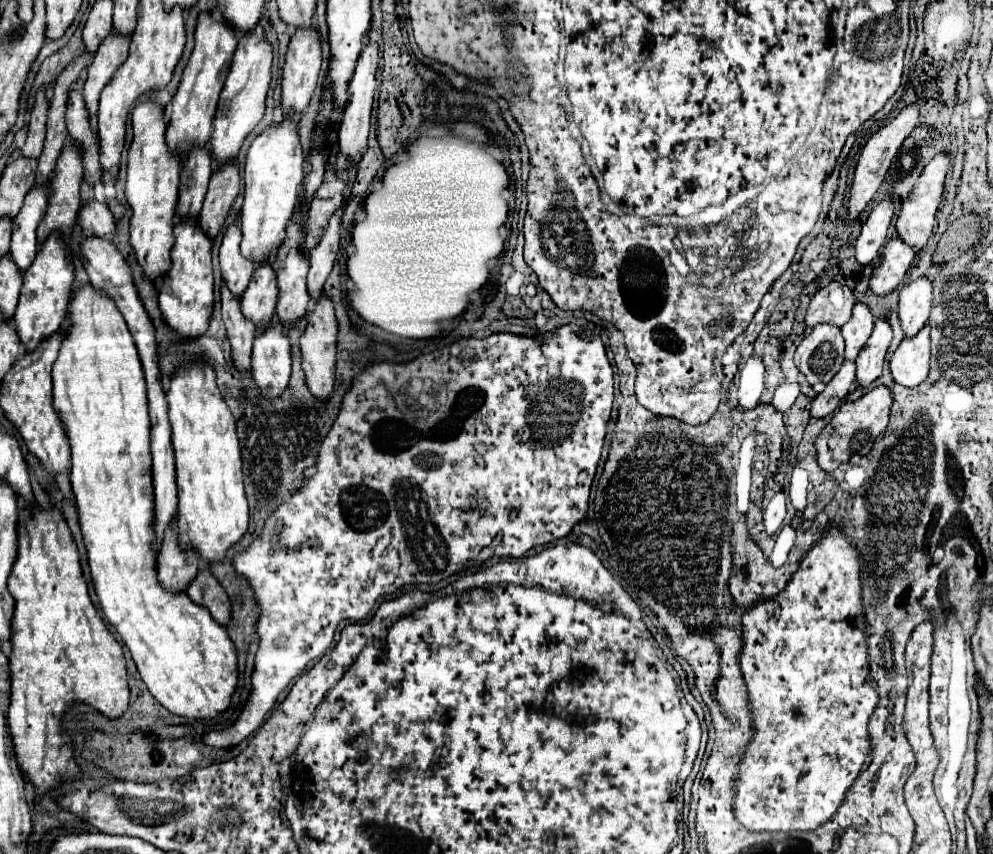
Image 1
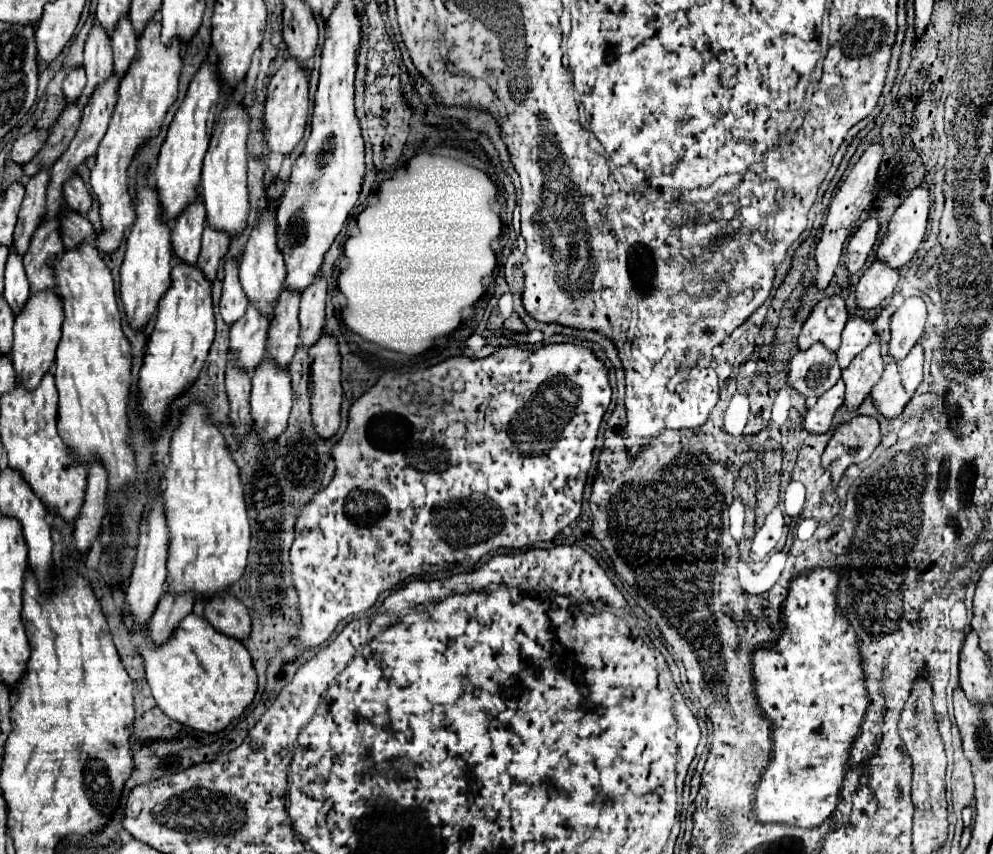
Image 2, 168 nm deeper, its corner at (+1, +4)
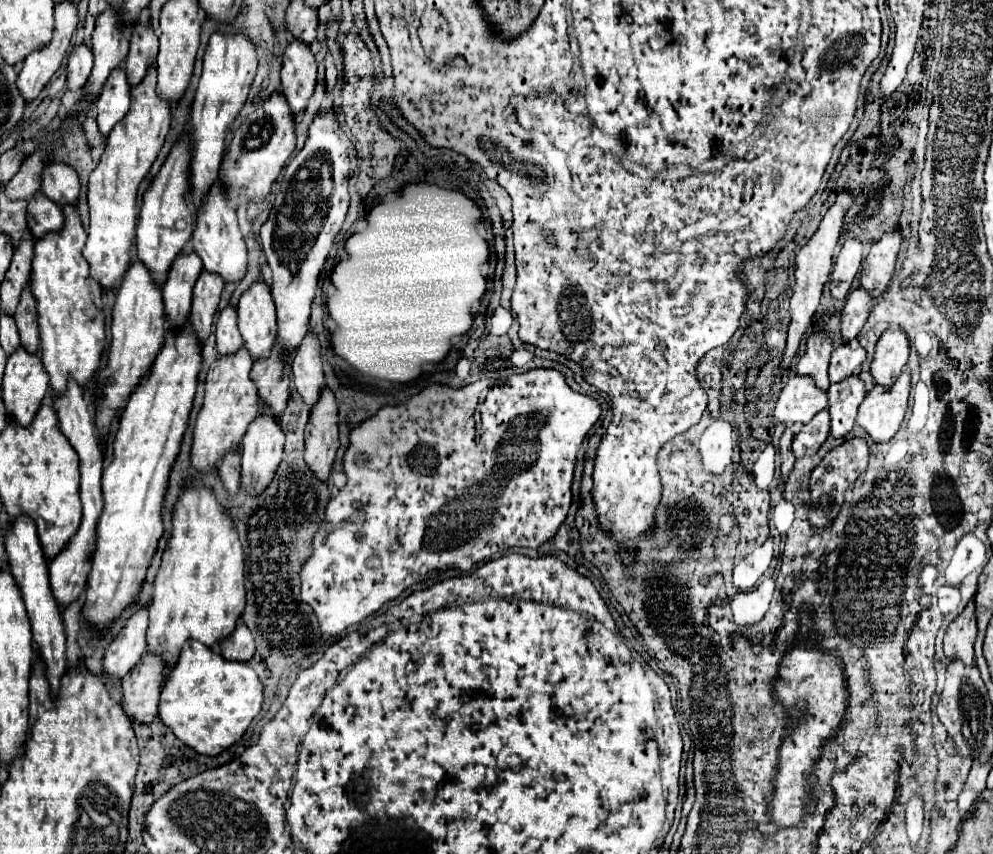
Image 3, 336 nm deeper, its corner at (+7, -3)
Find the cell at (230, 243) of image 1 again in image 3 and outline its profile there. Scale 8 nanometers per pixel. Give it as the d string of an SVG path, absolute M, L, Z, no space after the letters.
M232 305L224 307L218 315L216 321L216 343L218 343L218 353L234 353L242 347L242 337L238 331L238 315Z

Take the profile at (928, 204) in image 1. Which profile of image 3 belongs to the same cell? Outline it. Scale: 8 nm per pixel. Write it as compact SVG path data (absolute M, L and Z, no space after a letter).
M890 231L882 235L882 239L872 245L866 261L862 263L860 273L860 285L872 293L872 297L878 297L890 283L898 259L898 251L902 247L902 233Z

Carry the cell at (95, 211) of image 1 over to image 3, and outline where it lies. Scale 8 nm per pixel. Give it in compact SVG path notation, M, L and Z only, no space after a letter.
M50 163L42 175L42 191L60 207L76 205L80 195L80 181L76 171L62 163Z

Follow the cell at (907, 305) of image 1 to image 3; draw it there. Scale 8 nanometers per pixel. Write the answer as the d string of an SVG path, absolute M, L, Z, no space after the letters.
M902 327L898 329L886 329L876 343L876 353L870 365L870 371L874 375L874 381L878 385L890 387L902 373L906 361L908 361L910 345L908 335Z

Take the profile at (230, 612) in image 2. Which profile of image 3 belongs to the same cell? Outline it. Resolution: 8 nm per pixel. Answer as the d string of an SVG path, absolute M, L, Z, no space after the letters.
M238 623L236 631L232 631L226 639L220 641L220 651L224 659L232 661L248 661L254 655L254 649L254 639L244 623Z

